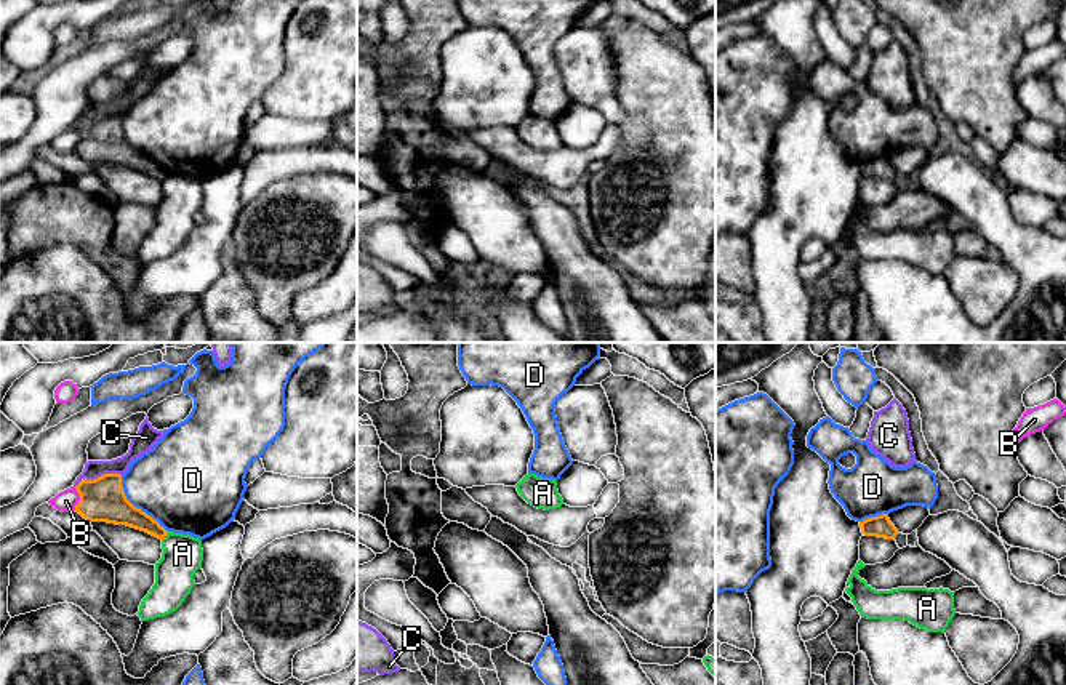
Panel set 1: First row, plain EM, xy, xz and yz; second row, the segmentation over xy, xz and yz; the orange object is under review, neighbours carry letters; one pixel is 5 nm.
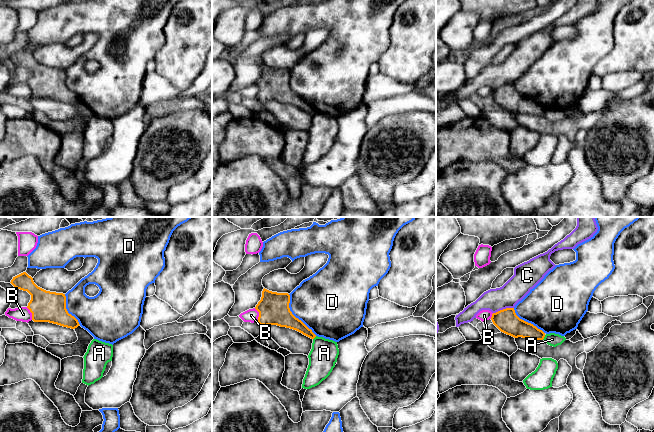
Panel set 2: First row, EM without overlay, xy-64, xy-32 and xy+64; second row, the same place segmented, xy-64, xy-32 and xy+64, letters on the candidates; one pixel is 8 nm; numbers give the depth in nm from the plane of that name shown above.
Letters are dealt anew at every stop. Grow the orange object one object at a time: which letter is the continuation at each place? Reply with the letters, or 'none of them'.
none of them

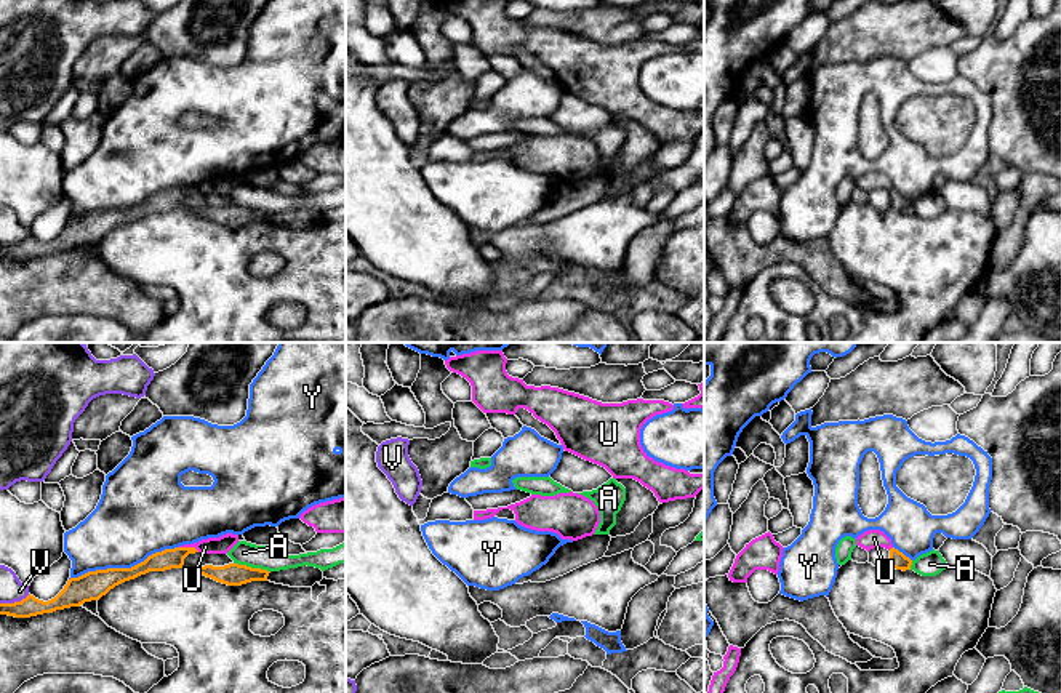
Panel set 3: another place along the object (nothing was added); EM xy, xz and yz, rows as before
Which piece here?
none of them

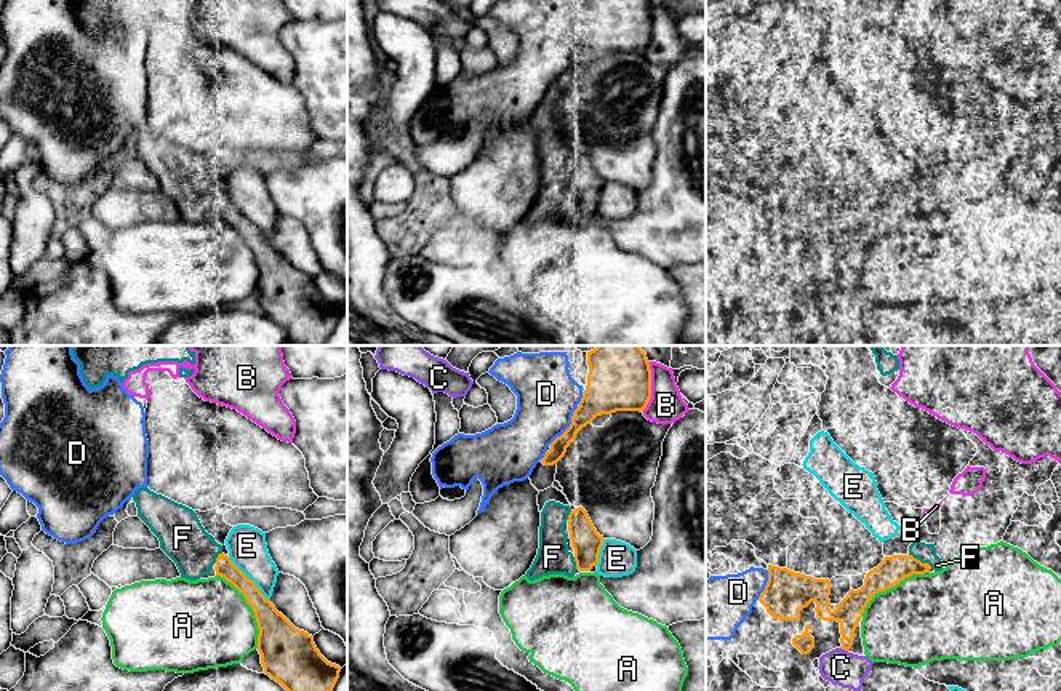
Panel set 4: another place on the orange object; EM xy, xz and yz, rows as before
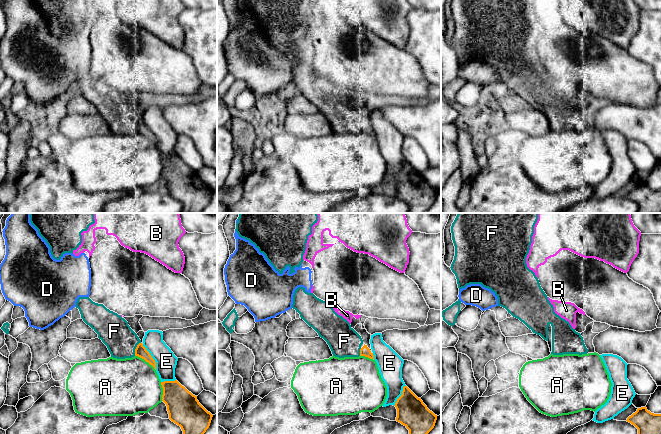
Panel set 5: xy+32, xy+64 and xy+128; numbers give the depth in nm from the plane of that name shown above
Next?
F

